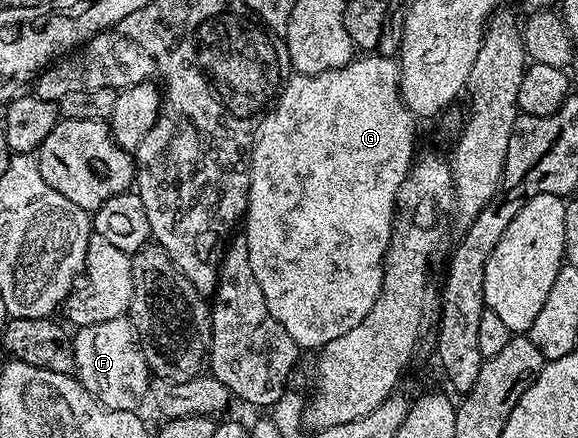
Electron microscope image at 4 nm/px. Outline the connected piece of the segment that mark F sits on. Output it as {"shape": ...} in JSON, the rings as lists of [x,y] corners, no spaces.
{"shape":[[[127,316],[118,319],[106,319],[106,323],[81,325],[72,337],[74,347],[74,376],[97,400],[110,409],[120,411],[135,411],[147,400],[151,390],[152,372],[145,361],[144,353]]]}

